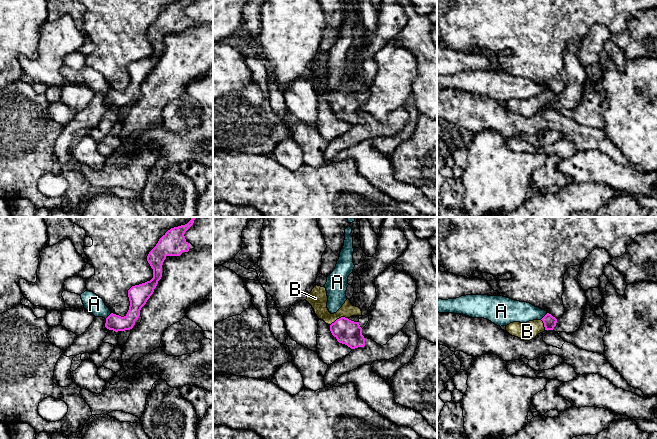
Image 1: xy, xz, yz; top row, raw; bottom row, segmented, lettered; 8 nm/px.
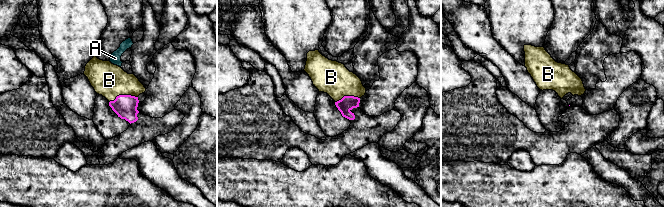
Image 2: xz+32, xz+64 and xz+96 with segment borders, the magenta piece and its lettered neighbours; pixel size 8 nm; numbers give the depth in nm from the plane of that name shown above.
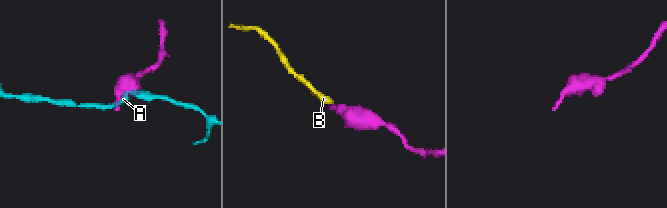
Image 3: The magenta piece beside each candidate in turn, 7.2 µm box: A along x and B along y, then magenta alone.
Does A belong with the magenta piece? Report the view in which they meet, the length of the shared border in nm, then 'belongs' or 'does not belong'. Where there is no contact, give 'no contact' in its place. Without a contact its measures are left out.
contact in yz; length 80 nm; does not belong

